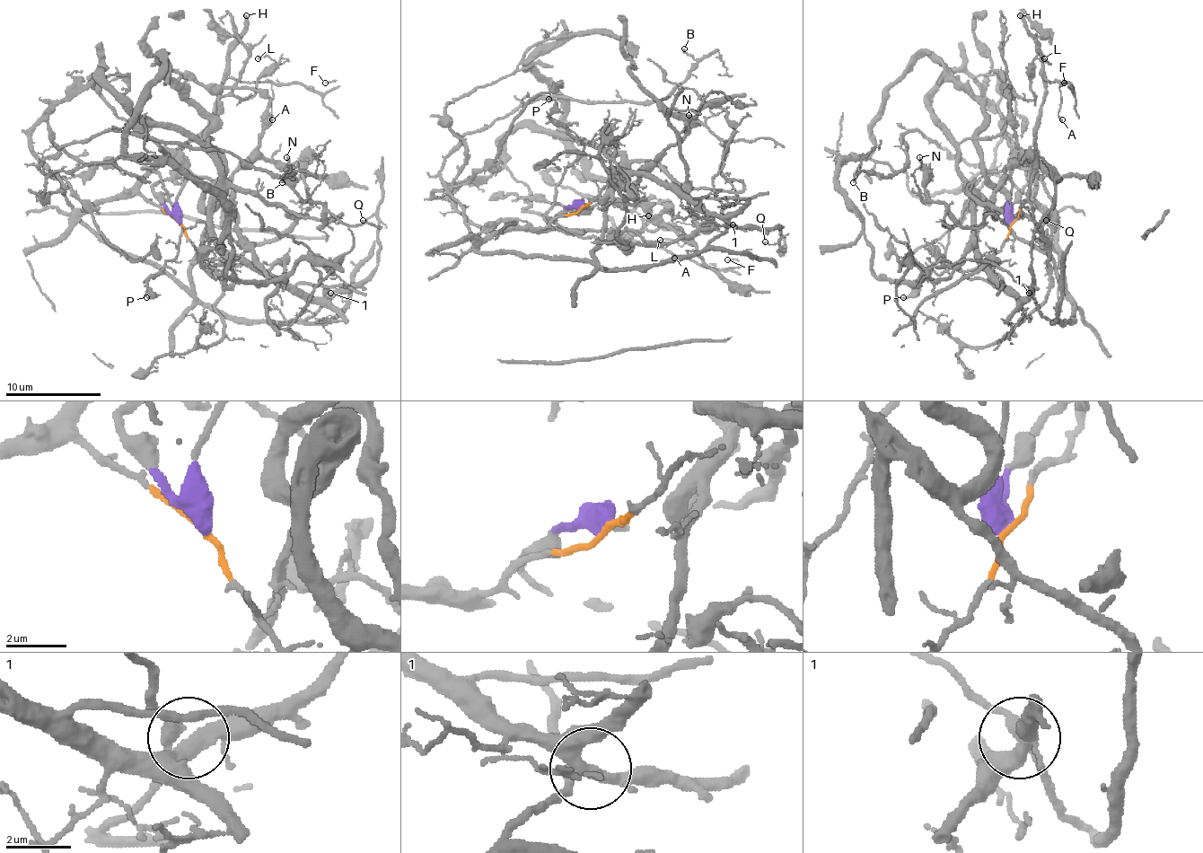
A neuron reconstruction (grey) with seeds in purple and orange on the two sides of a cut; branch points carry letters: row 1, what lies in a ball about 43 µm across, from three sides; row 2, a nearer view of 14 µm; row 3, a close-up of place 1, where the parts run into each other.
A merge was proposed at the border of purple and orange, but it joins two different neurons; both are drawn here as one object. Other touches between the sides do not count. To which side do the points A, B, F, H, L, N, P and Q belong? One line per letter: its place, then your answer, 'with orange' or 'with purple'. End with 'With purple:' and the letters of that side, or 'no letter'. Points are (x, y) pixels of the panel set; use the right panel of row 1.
A: place (1062, 119); with orange
B: place (853, 182); with orange
F: place (1064, 83); with orange
H: place (1020, 15); with orange
L: place (1044, 58); with purple
N: place (919, 157); with purple
P: place (903, 297); with orange
Q: place (1046, 220); with purple
With purple: L, N, Q

